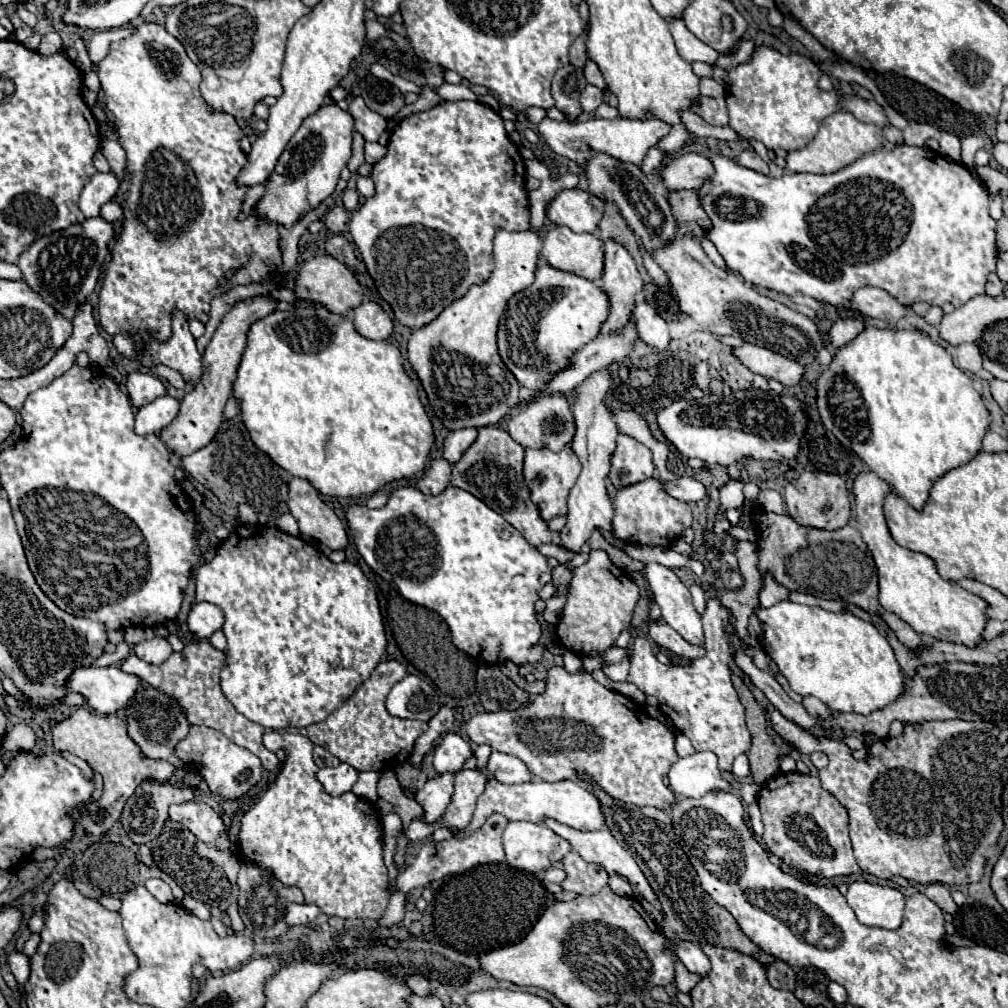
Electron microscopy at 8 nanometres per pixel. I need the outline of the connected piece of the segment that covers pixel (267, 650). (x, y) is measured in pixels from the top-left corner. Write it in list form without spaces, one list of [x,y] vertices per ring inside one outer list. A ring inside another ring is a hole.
[[[261,524],[237,526],[235,532],[217,548],[217,554],[213,556],[213,560],[207,562],[205,566],[197,568],[195,586],[197,586],[195,604],[197,602],[211,602],[211,604],[219,606],[225,616],[225,624],[221,630],[227,638],[227,650],[225,650],[227,662],[221,670],[221,690],[239,714],[243,714],[251,722],[257,722],[265,728],[273,728],[273,730],[305,728],[309,724],[325,720],[333,710],[337,710],[357,690],[357,686],[363,680],[369,678],[369,674],[375,670],[375,666],[381,662],[381,658],[387,652],[387,636],[385,636],[385,626],[383,626],[375,586],[367,580],[367,576],[361,572],[361,568],[353,562],[347,562],[347,560],[335,564],[315,546],[307,544],[305,540],[301,540],[297,536],[285,534],[275,526],[269,526],[269,524],[265,524],[265,526],[261,526]]]

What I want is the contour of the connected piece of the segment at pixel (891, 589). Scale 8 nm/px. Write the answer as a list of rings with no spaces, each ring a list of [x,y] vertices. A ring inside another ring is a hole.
[[[873,472],[859,474],[853,482],[857,524],[877,566],[879,604],[905,620],[917,634],[953,644],[963,644],[967,648],[979,646],[983,642],[983,632],[989,622],[989,618],[985,616],[985,600],[967,590],[961,590],[961,586],[957,586],[955,582],[943,580],[937,574],[935,564],[929,556],[901,548],[891,538],[883,516],[883,498],[887,492],[891,492],[889,484]]]

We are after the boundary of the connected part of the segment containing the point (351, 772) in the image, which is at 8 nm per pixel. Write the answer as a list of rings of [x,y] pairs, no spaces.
[[[339,764],[335,768],[319,768],[317,780],[329,792],[329,796],[341,796],[351,790],[351,786],[357,782],[357,770],[349,764]]]

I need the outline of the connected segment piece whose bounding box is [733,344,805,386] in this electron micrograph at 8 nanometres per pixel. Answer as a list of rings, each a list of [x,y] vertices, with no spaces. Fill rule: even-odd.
[[[743,344],[733,348],[733,356],[737,356],[741,364],[745,364],[745,368],[749,368],[751,372],[757,372],[759,376],[765,378],[775,378],[783,386],[799,384],[805,372],[801,364],[755,344]]]

